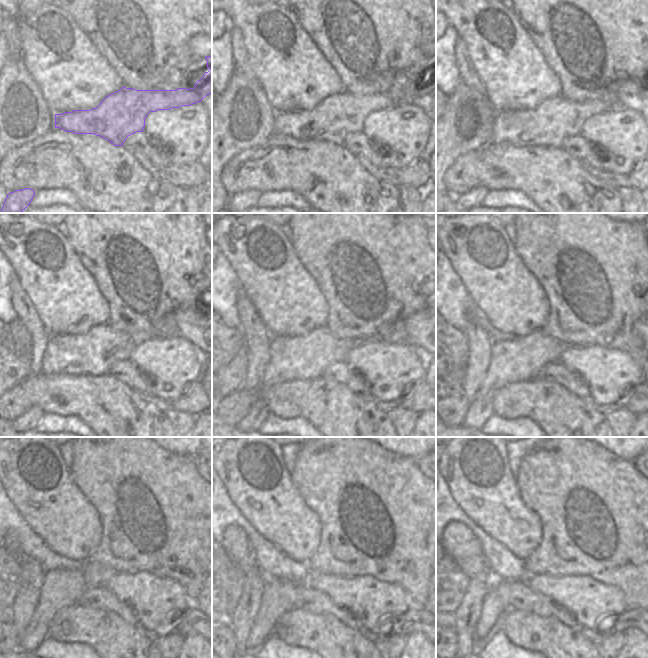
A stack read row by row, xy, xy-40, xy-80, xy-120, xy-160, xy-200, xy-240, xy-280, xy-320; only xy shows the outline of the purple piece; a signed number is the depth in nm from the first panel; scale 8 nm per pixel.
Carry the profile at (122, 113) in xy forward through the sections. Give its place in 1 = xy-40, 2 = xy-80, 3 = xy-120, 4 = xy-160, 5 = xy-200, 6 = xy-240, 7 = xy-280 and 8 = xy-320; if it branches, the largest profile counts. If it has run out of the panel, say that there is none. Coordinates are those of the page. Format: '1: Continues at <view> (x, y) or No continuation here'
1: Continues at xy-40 (334, 118)
2: Continues at xy-80 (549, 124)
3: Continues at xy-120 (94, 352)
4: Continues at xy-160 (305, 357)
5: Continues at xy-200 (513, 360)
6: Continues at xy-240 (61, 589)
7: Continues at xy-280 (278, 597)
8: Continues at xy-320 (493, 607)

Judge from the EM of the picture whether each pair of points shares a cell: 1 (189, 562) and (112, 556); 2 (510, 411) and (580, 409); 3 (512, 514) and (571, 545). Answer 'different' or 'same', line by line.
1: same
2: same
3: different

